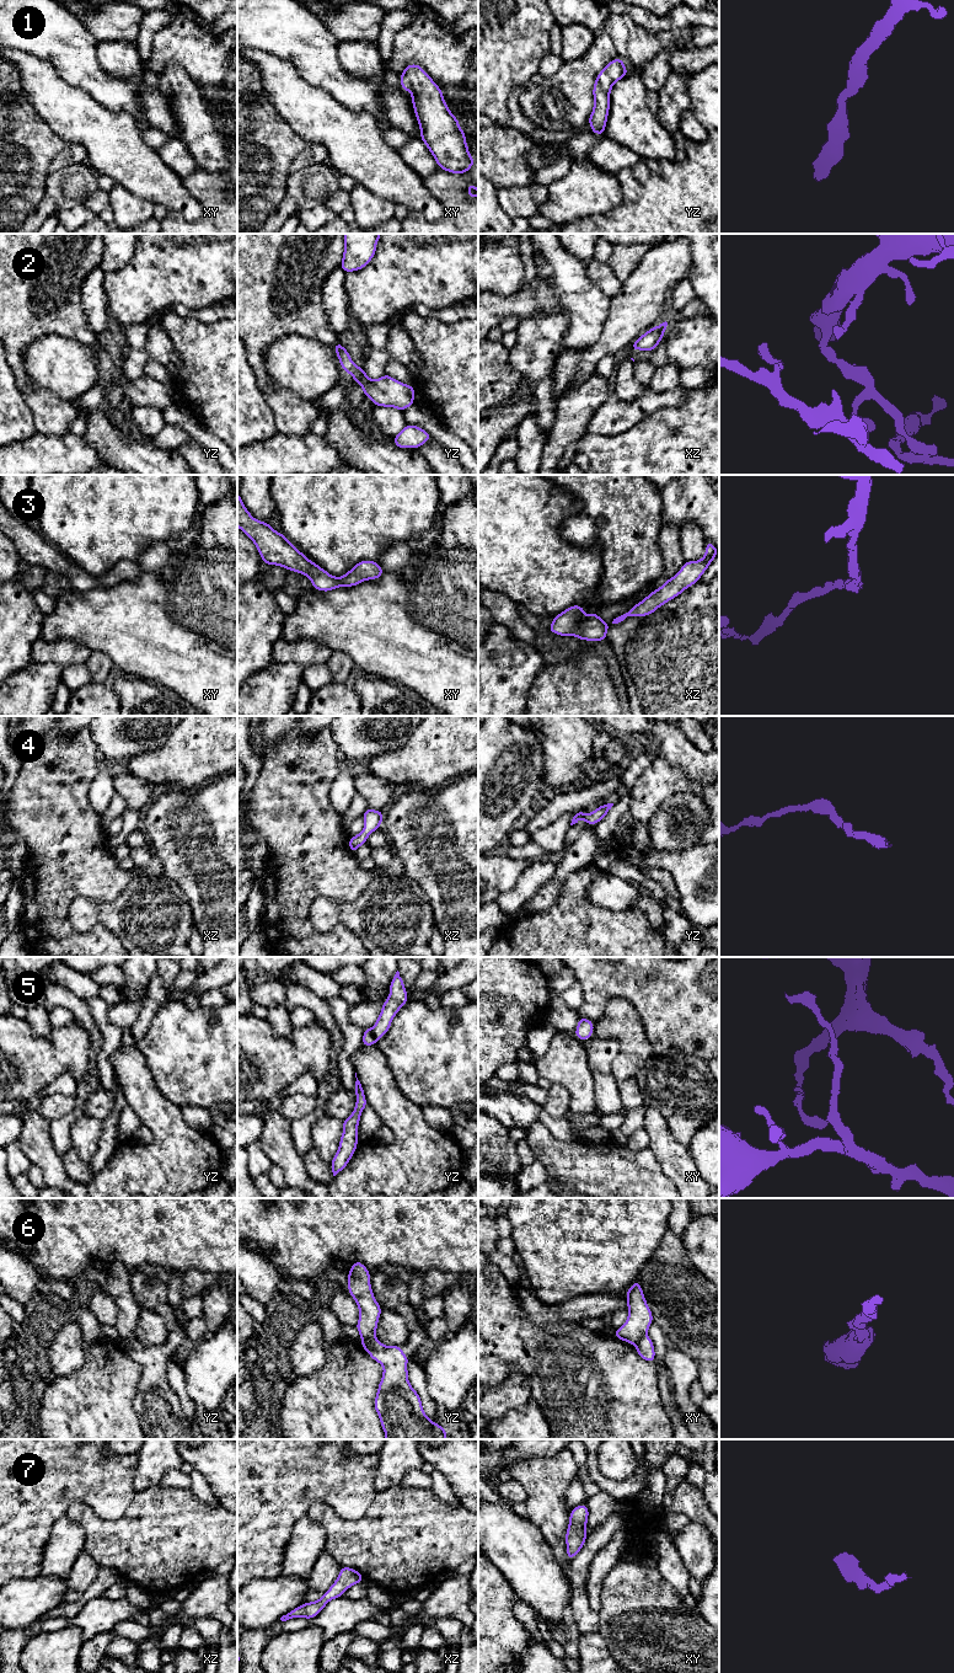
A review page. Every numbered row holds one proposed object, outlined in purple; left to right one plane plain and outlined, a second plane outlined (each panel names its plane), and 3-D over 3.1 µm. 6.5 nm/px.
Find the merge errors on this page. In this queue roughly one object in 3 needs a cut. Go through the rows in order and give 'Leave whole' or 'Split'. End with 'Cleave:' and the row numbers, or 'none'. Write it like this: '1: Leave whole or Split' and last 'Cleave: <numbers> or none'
1: Leave whole
2: Leave whole
3: Leave whole
4: Leave whole
5: Leave whole
6: Split
7: Leave whole
Cleave: 6

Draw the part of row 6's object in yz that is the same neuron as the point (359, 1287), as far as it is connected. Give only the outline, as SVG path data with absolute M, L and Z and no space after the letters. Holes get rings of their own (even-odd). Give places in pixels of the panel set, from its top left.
M355 1261L348 1273L347 1282L348 1292L359 1308L359 1321L355 1327L361 1340L376 1338L377 1321L382 1308L374 1297L369 1270L360 1261Z

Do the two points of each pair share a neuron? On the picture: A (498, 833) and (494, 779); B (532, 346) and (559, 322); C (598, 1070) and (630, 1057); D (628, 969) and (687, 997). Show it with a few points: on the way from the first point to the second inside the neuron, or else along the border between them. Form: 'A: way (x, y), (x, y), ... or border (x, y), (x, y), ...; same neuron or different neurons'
A: way (494, 819), (494, 792); same neuron
B: way (539, 340), (553, 326); same neuron
C: border (600, 1038), (618, 1045), (617, 1083); different neurons
D: way (643, 977), (673, 997); same neuron

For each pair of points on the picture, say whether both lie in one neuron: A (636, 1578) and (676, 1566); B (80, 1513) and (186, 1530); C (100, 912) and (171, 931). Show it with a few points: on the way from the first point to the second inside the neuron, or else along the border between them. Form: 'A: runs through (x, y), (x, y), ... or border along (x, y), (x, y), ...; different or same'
A: border along (655, 1567), (678, 1593); different
B: runs through (106, 1530), (160, 1530); same
C: runs through (117, 915), (146, 917), (154, 920); same

